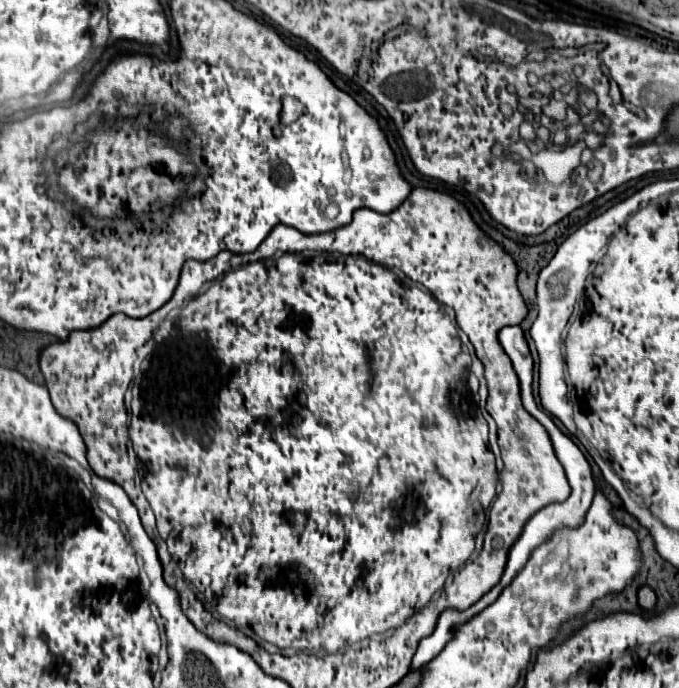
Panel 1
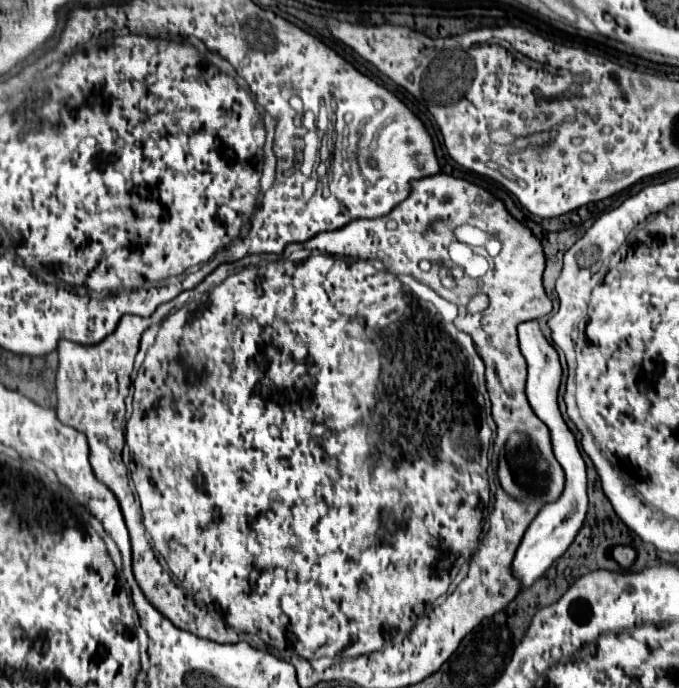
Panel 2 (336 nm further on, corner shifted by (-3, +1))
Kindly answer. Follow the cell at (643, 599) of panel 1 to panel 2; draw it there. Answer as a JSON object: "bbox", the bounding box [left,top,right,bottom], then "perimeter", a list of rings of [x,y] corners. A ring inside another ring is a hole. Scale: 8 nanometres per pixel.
{"bbox":[612,545,636,567],"perimeter":[[[618,545],[618,547],[614,547],[614,549],[612,549],[612,555],[614,555],[614,559],[616,559],[622,567],[630,567],[630,565],[634,563],[634,559],[636,559],[636,551],[634,551],[632,547],[628,547],[628,545]]]}

